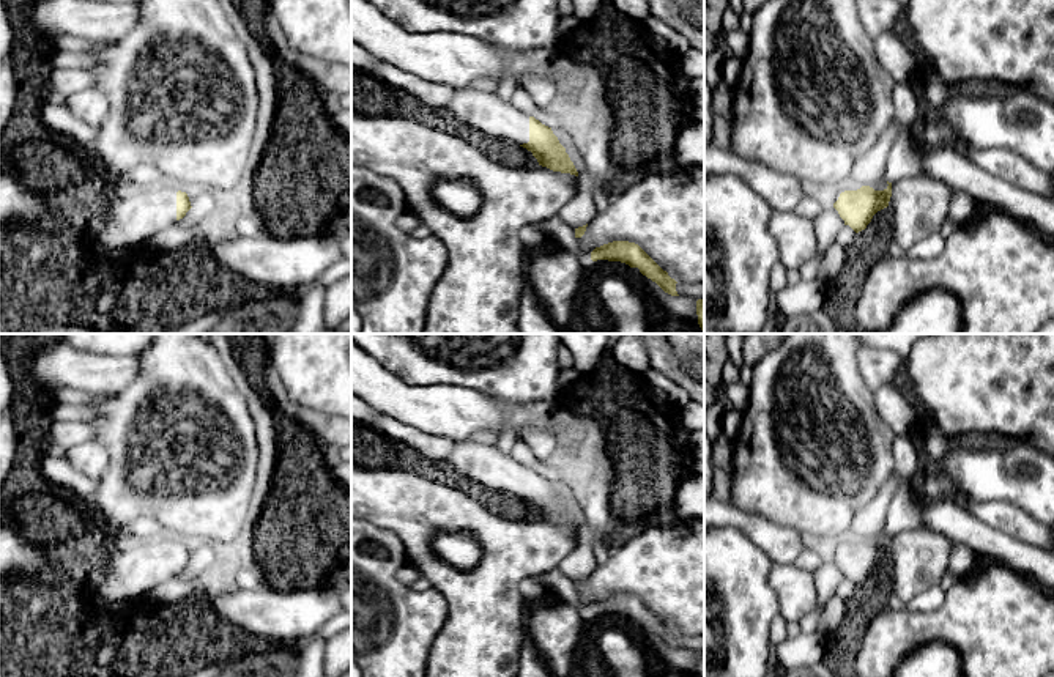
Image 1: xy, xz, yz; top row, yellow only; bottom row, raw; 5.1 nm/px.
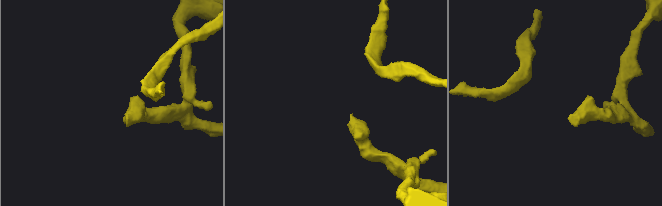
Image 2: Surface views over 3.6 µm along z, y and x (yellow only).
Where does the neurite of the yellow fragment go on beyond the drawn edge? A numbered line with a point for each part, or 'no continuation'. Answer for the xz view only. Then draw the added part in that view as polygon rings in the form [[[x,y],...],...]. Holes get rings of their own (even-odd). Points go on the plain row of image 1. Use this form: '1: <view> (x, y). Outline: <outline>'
1: xz (486, 465). Outline: [[[471,439],[458,441],[447,461],[463,480],[512,498],[529,494],[529,468],[514,460],[512,455],[501,453],[493,446]]]

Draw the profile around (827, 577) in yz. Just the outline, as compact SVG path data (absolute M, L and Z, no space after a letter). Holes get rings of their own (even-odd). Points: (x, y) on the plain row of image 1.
M826 556L813 576L818 592L818 608L822 609L827 600L837 592L840 581L844 579L844 573Z

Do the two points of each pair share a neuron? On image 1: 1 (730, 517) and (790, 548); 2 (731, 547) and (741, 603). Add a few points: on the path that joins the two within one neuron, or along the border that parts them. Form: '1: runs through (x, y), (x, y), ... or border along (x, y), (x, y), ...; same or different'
1: runs through (744, 521), (775, 540); same
2: runs through (731, 561), (731, 589); same

